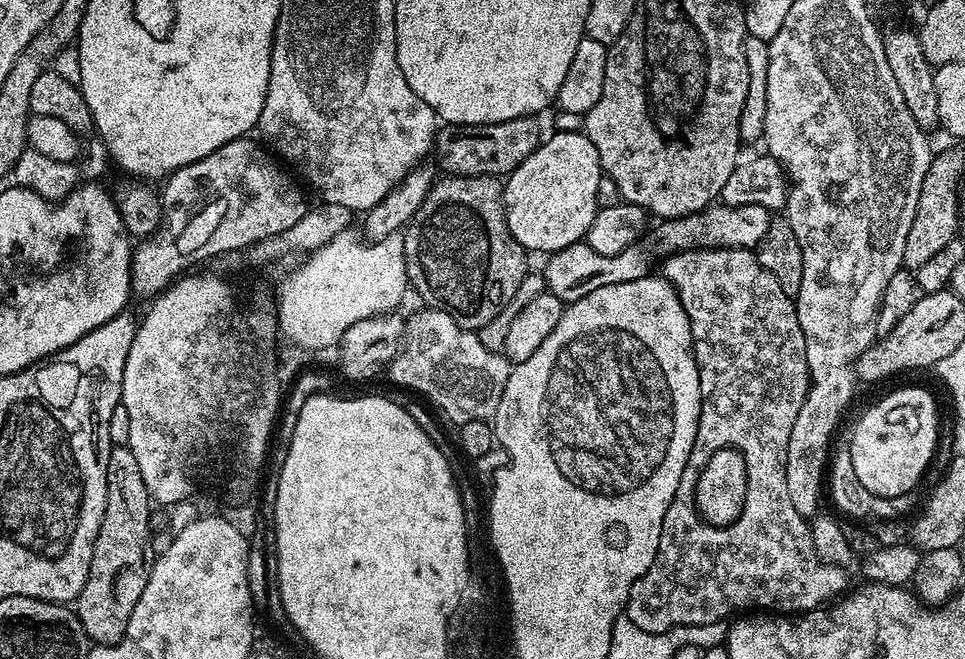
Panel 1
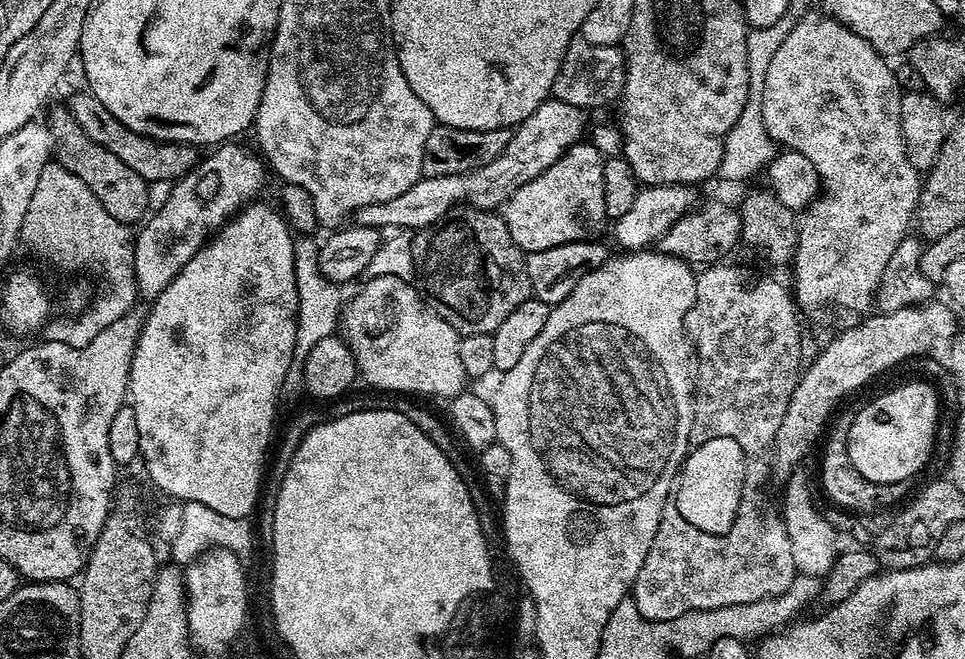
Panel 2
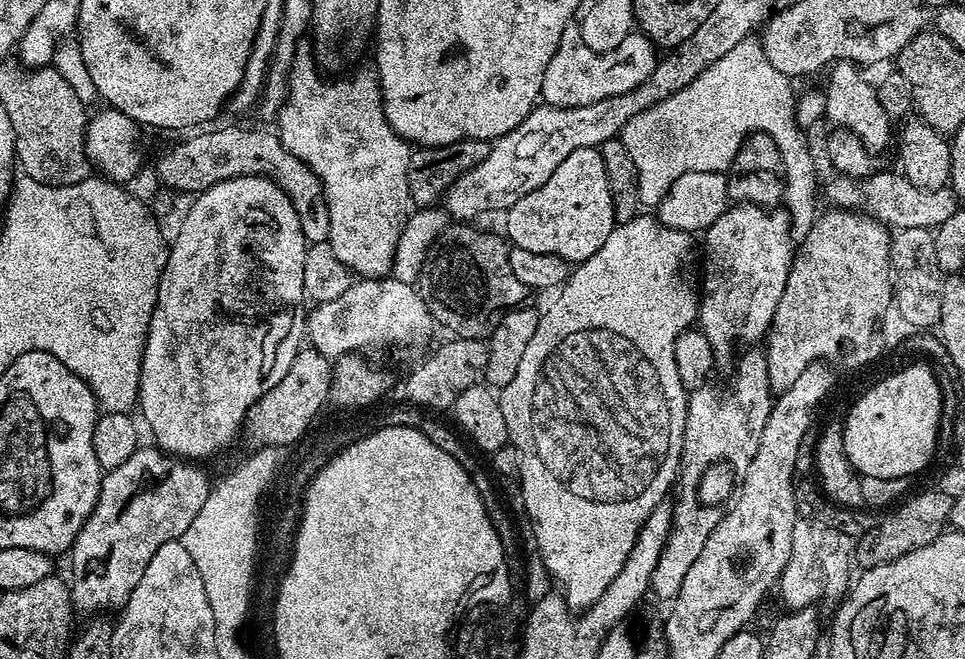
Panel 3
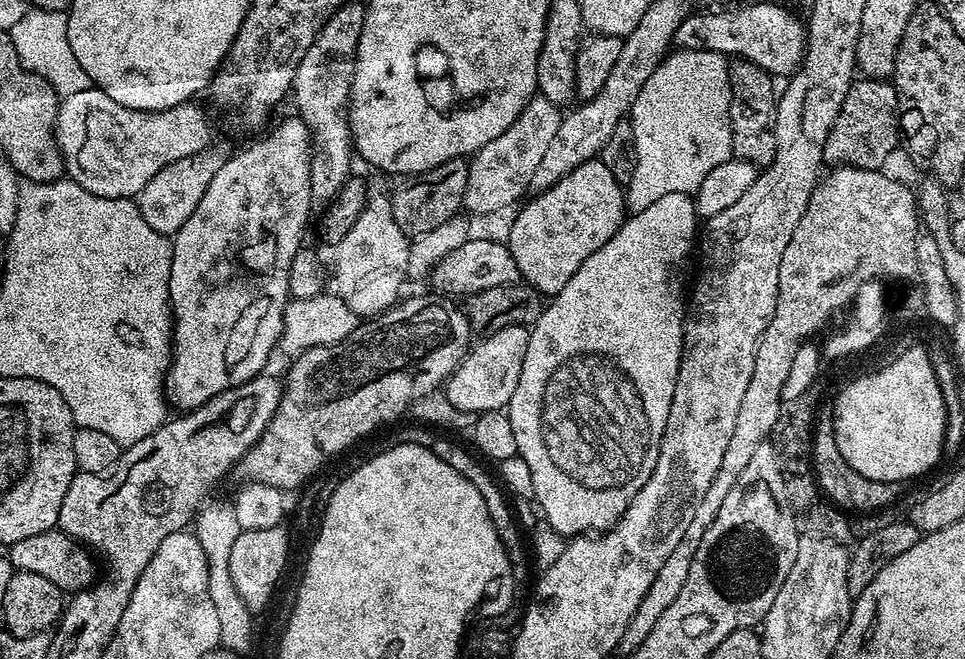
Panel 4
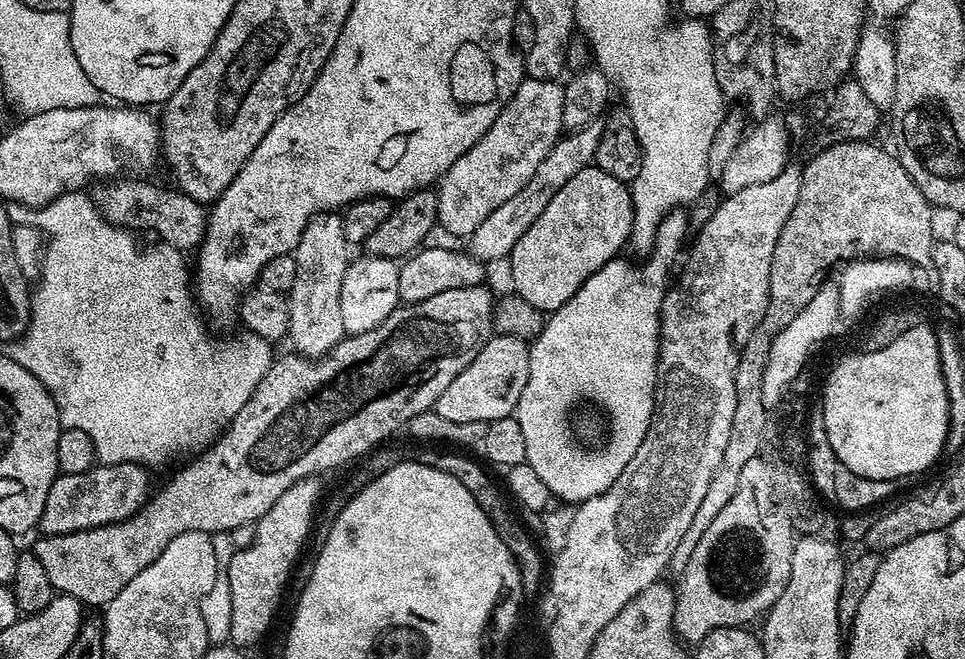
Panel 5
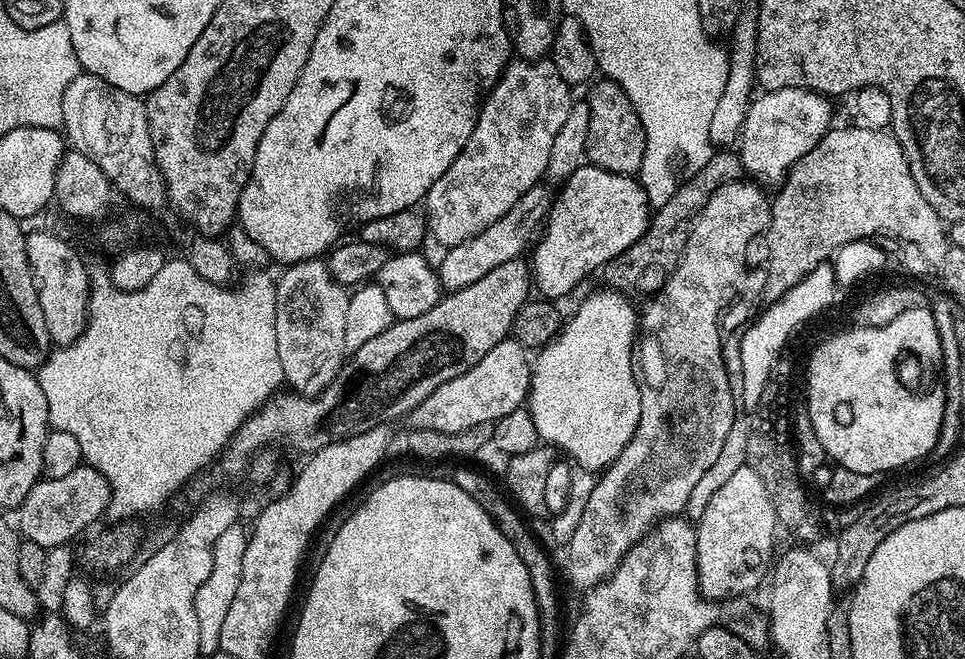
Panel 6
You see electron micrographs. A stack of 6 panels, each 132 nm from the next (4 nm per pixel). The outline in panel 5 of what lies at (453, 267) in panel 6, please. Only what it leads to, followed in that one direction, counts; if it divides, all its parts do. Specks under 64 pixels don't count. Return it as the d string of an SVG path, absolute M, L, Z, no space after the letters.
M597 122L579 128L577 132L561 135L550 154L542 158L538 170L534 170L534 178L530 178L530 182L526 182L526 186L522 186L522 190L518 190L514 198L502 202L502 206L498 206L498 210L494 210L494 214L490 214L490 218L486 218L486 222L482 222L482 226L478 226L478 230L472 232L471 255L481 262L500 260L503 256L504 259L511 257L518 238L522 238L522 234L526 234L526 230L534 226L534 218L538 218L538 214L542 214L542 210L550 206L550 198L554 198L554 194L558 194L558 190L562 190L562 186L566 186L566 182L570 182L570 178L574 178L578 170L589 167L595 161L598 142L603 133L604 124Z

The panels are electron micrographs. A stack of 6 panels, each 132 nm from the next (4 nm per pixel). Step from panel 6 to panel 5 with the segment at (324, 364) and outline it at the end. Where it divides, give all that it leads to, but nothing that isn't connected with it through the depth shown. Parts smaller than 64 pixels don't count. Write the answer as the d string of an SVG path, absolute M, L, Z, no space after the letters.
M335 211L312 217L294 249L296 278L288 293L287 339L297 353L309 358L324 356L346 333L342 326L342 282L350 263L350 245L344 237L344 221Z

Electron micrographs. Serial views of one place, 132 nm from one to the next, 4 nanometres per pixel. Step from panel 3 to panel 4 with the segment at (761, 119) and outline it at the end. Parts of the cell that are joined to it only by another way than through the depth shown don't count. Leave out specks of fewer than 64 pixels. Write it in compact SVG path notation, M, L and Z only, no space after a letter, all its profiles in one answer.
M683 50L669 51L664 61L646 78L638 98L632 104L630 123L634 134L634 146L636 147L636 165L634 166L634 178L626 186L626 204L632 212L641 212L650 206L650 202L658 202L662 194L678 194L686 192L695 193L696 188L714 170L714 166L722 166L722 162L733 159L732 154L732 131L730 130L730 102L732 101L732 77L730 75L729 57L723 56L720 52L686 52Z

